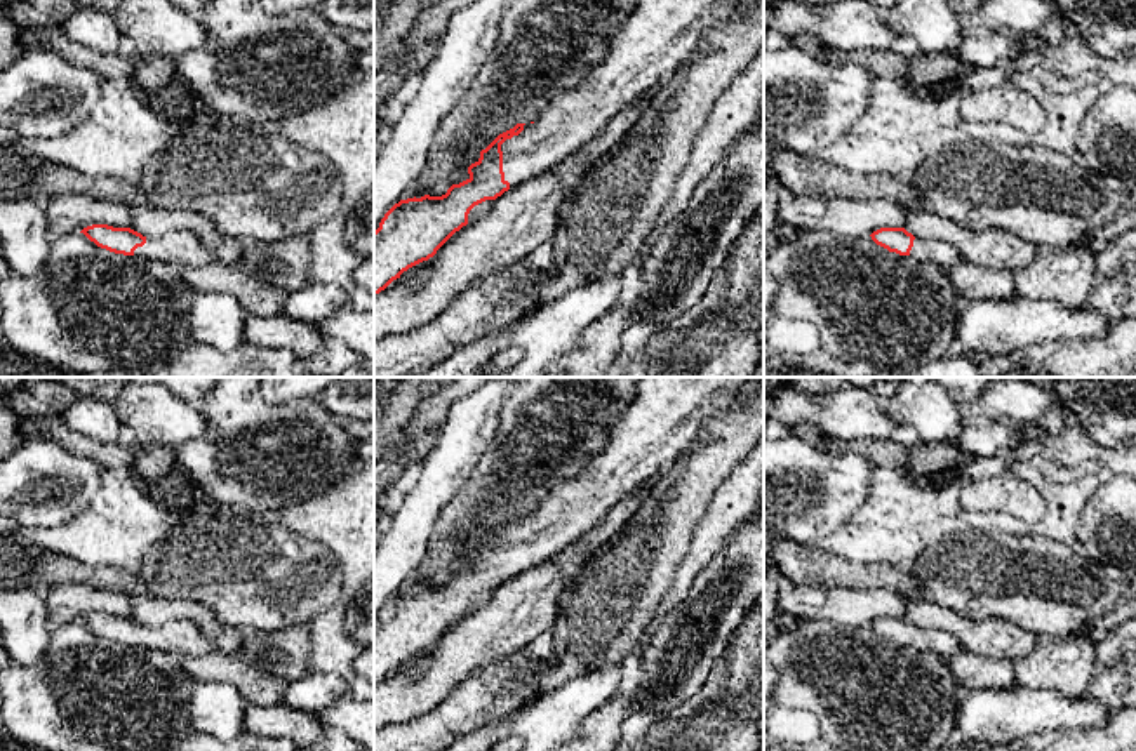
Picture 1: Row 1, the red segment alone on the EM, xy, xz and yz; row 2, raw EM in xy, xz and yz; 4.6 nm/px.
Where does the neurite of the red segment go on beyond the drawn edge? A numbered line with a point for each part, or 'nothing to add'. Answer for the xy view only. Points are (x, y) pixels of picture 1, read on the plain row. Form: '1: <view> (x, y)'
1: xy (180, 637)

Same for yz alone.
1: yz (942, 644)

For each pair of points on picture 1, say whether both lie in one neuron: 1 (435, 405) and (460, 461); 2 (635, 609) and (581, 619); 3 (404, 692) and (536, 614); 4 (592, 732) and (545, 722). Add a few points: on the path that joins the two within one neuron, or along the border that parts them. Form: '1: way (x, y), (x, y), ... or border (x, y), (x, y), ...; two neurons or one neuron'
1: border (467, 395), (451, 407), (441, 423); two neurons
2: way (621, 609), (606, 609), (595, 619); one neuron
3: way (437, 677), (472, 642), (503, 626); one neuron
4: border (606, 701), (573, 732); two neurons

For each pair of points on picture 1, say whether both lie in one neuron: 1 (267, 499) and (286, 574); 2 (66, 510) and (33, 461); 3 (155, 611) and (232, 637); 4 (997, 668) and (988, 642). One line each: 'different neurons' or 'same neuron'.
1: different neurons
2: same neuron
3: same neuron
4: different neurons

